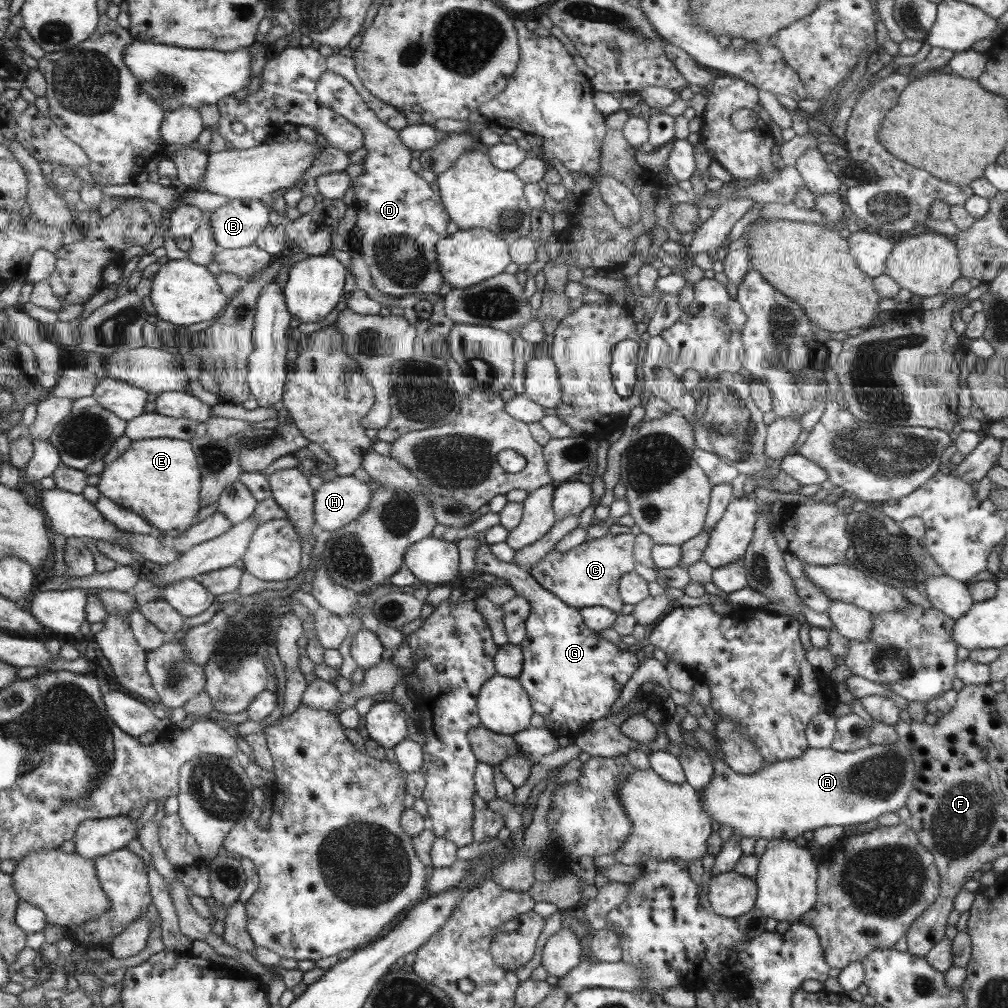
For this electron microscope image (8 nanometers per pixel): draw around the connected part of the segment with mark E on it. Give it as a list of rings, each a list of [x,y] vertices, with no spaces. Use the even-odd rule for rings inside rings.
[[[156,438],[133,441],[129,450],[104,467],[96,488],[102,496],[110,498],[113,502],[119,503],[144,518],[156,528],[157,532],[165,532],[165,537],[169,541],[196,522],[194,516],[201,507],[200,486],[201,473],[190,441]]]

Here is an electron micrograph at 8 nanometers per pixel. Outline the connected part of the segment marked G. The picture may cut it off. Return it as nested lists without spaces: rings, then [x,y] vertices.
[[[487,544],[477,545],[474,563],[477,570],[506,580],[506,584],[530,604],[530,614],[525,620],[525,638],[517,645],[522,653],[522,668],[517,680],[526,690],[530,704],[534,706],[534,712],[543,716],[545,728],[556,737],[574,737],[587,725],[609,715],[623,684],[639,666],[637,658],[629,652],[617,650],[606,638],[601,638],[593,629],[586,628],[578,609],[566,605],[554,593],[544,589],[530,573],[519,569],[512,562],[504,563],[497,560]]]

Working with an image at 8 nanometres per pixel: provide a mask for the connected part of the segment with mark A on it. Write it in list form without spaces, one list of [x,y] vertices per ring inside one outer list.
[[[897,738],[893,744],[869,745],[851,752],[831,748],[809,748],[795,759],[766,764],[751,775],[735,773],[722,761],[715,761],[713,779],[701,789],[702,808],[717,824],[728,826],[733,834],[745,838],[793,840],[806,830],[822,826],[849,826],[863,824],[884,812],[896,812],[905,806],[913,790],[915,778],[913,741]]]

